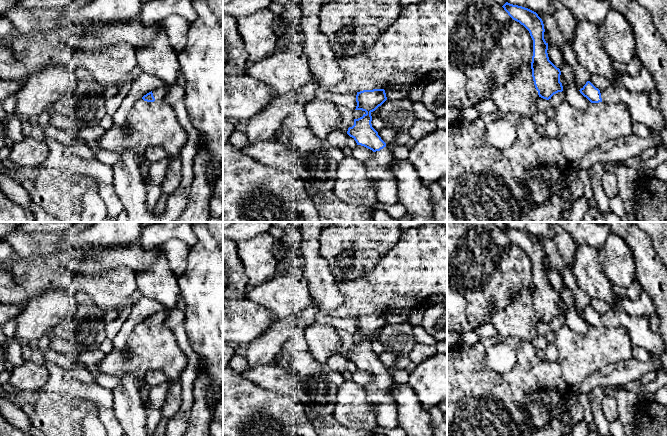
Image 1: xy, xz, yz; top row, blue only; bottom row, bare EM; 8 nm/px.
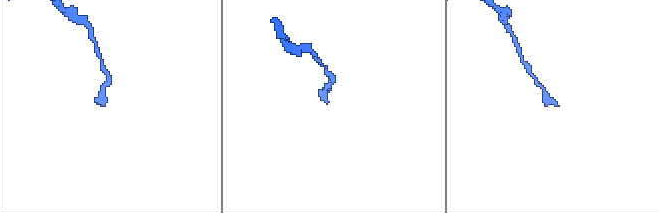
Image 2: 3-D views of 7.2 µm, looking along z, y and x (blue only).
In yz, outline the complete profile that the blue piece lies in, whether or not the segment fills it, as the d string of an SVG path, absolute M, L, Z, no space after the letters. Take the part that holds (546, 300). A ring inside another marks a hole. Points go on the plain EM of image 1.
M506 226L503 230L508 239L523 249L533 264L533 280L531 286L532 301L539 321L549 324L563 315L560 306L561 295L548 281L548 267L544 263L544 248L538 238L528 232Z

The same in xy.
M159 311L146 319L142 321L144 325L147 326L154 326L154 325L162 325L162 323L165 321L167 318L168 313L164 311Z

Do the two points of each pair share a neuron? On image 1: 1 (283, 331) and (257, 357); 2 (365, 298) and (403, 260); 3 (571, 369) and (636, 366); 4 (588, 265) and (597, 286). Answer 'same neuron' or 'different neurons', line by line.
1: same neuron
2: same neuron
3: different neurons
4: same neuron

